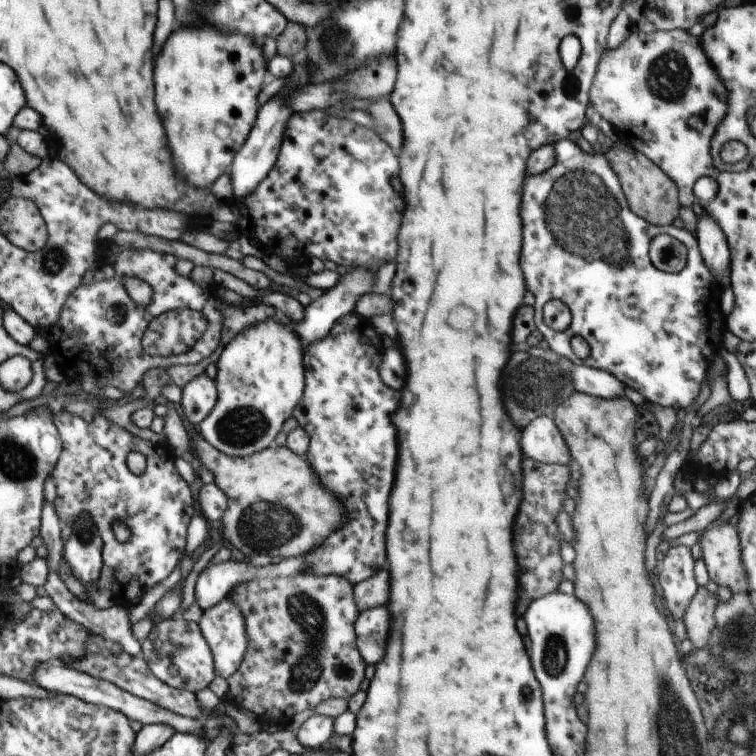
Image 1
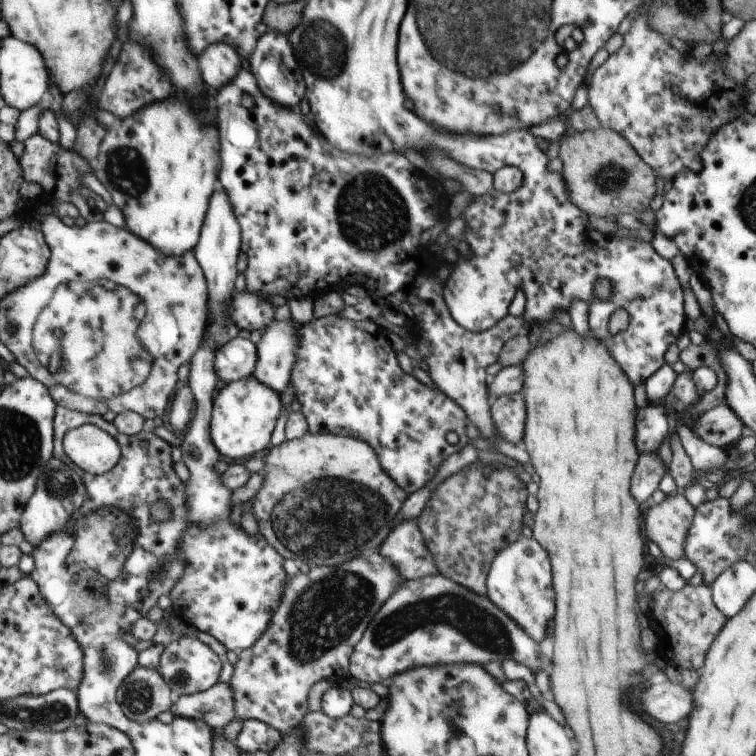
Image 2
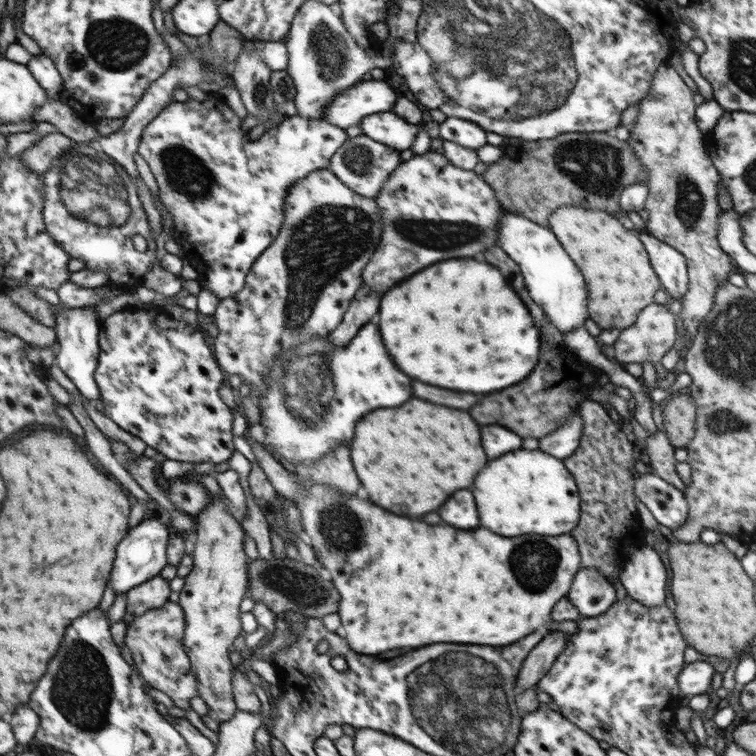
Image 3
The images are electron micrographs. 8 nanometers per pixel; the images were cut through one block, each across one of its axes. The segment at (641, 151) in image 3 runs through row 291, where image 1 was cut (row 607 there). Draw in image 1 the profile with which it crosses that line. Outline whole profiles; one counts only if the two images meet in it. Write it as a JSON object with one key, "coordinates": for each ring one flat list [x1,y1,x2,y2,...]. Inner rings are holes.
{"coordinates":[[699,586,686,608,683,621,687,630,687,639,694,644,695,649,708,647,712,630,716,626,714,610,717,602,713,593,706,587]]}

